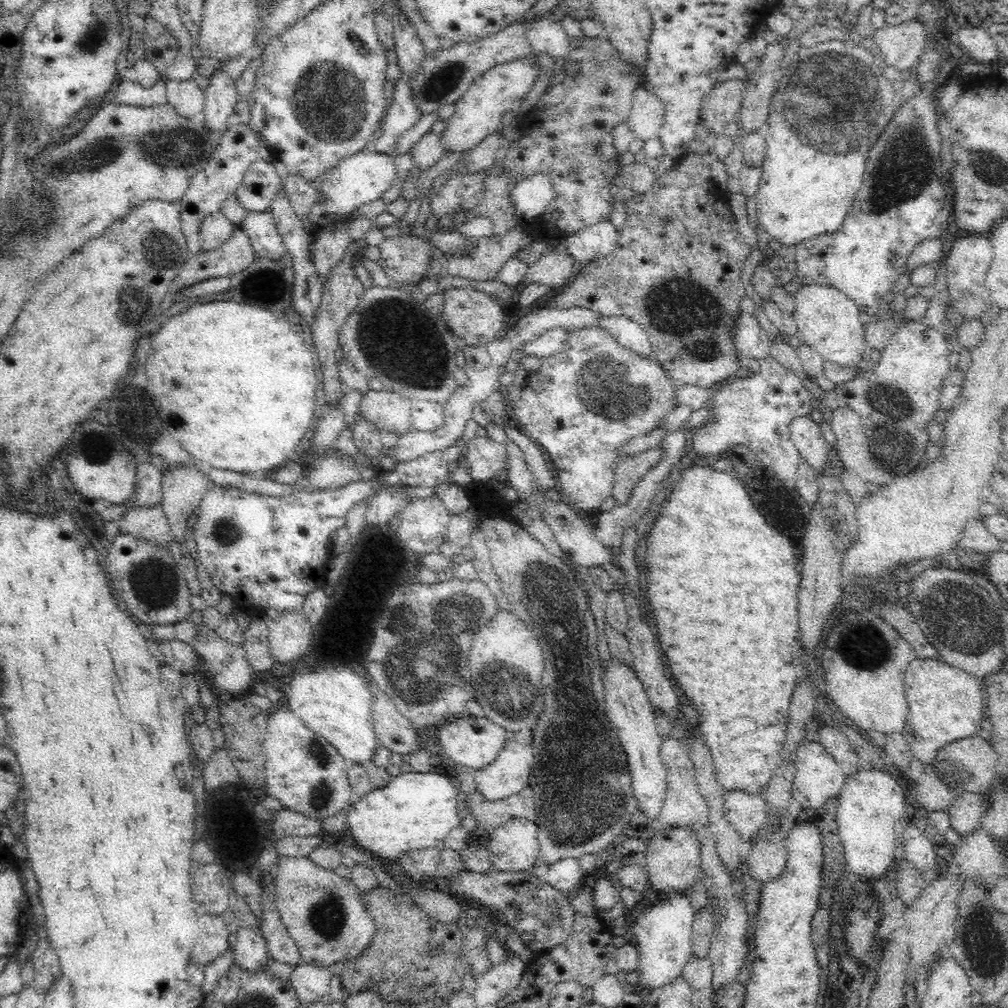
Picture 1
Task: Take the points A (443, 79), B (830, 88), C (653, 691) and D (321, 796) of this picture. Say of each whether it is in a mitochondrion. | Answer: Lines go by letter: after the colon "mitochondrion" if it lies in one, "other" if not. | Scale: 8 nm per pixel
A: mitochondrion
B: mitochondrion
C: other
D: mitochondrion

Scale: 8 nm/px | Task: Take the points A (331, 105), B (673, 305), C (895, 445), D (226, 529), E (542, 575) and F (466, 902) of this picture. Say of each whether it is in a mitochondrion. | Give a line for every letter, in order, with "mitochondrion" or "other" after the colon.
A: mitochondrion
B: mitochondrion
C: mitochondrion
D: mitochondrion
E: mitochondrion
F: other

